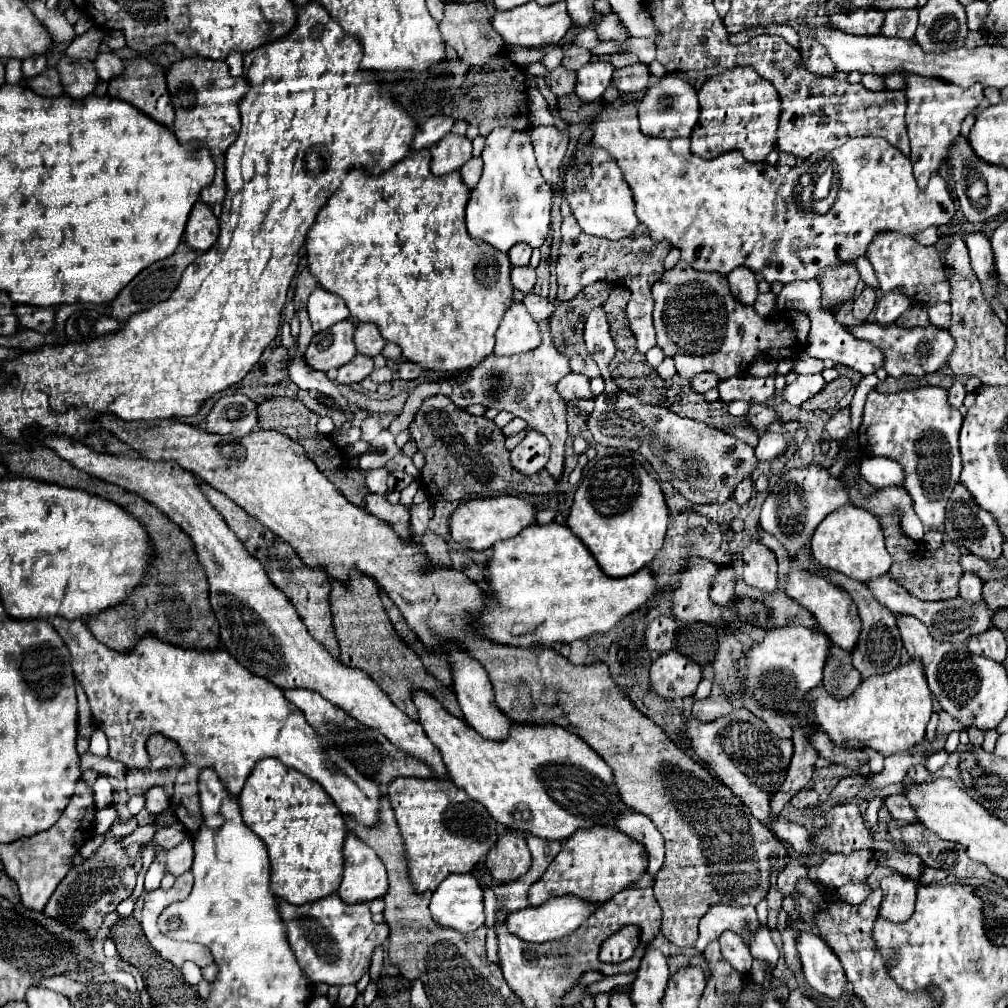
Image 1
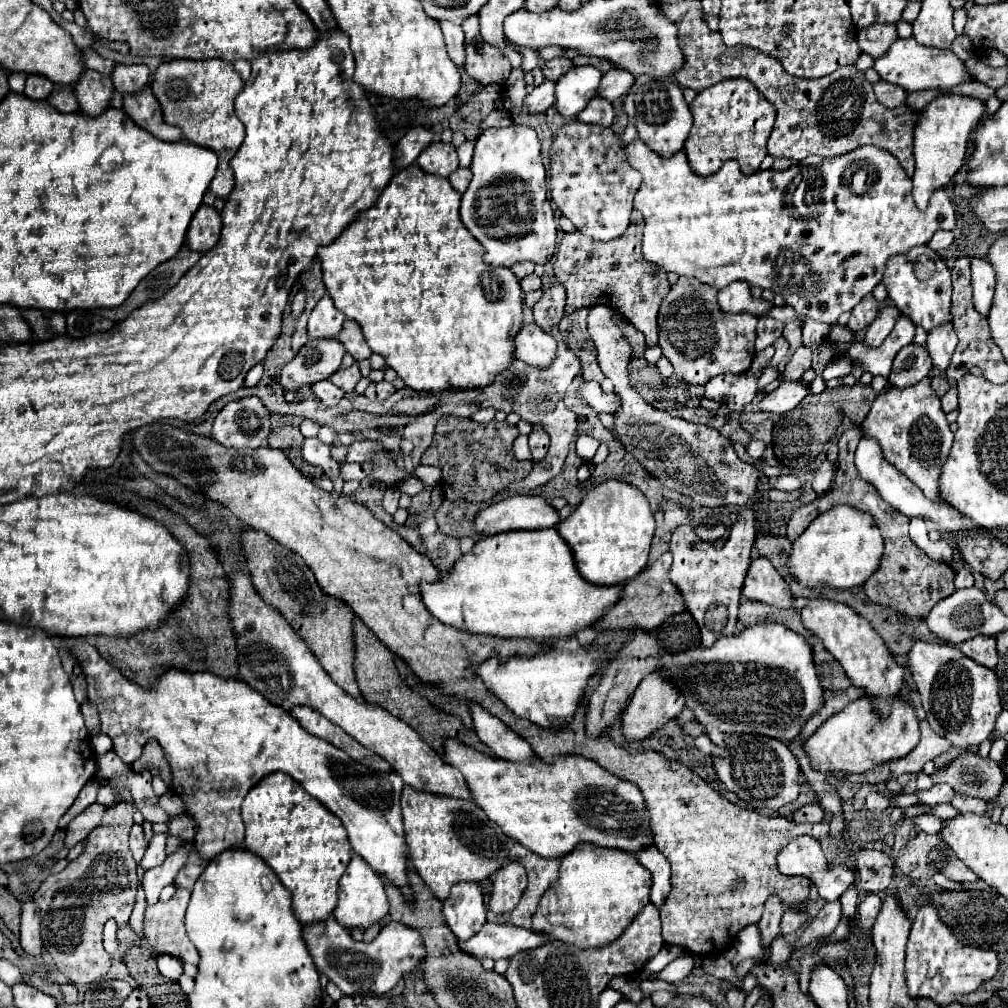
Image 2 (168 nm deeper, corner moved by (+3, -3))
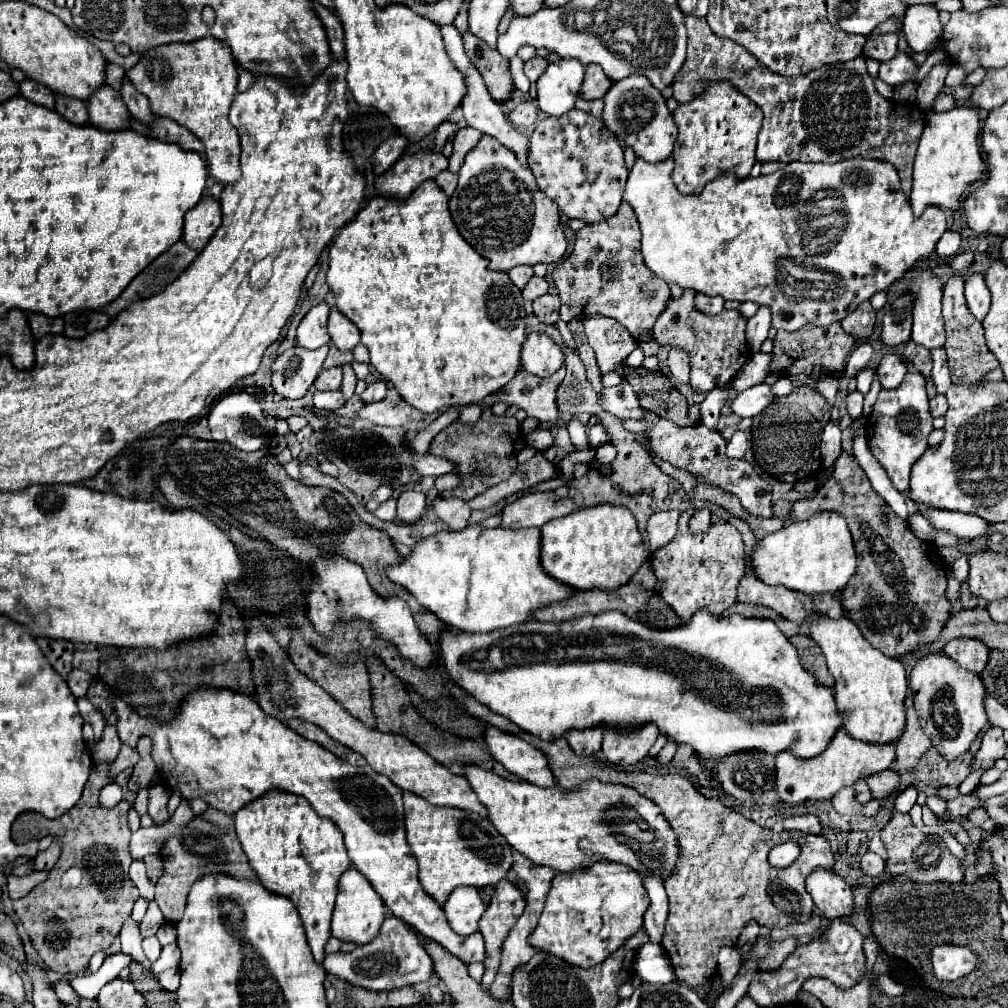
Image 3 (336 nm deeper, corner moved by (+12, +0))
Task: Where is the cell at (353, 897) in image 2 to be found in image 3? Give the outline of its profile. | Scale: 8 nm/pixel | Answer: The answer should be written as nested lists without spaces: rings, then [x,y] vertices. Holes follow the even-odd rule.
[[[348,868],[348,872],[344,872],[340,880],[340,890],[332,916],[332,936],[342,942],[354,942],[356,946],[368,944],[376,938],[386,914],[388,910],[382,898],[370,886],[370,882],[360,872],[356,872],[356,868]]]

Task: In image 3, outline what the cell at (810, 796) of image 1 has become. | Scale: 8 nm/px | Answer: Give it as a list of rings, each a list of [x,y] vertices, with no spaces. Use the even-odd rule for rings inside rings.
[[[804,814],[804,816],[792,816],[784,820],[784,830],[800,830],[806,834],[820,834],[822,826],[814,814]]]

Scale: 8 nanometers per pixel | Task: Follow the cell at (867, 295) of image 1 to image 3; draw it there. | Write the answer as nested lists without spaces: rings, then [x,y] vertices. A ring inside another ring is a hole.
[[[870,302],[858,306],[856,312],[852,312],[846,320],[842,320],[842,328],[858,340],[868,340],[874,332],[874,324],[876,324],[876,312]]]

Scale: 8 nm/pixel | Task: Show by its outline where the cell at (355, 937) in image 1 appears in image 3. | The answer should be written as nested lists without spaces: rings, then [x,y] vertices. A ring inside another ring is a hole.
[[[394,916],[384,920],[378,936],[370,944],[358,946],[348,954],[342,952],[328,954],[324,958],[324,968],[328,974],[344,982],[358,984],[362,988],[372,988],[374,992],[386,992],[386,990],[396,990],[418,982],[426,982],[434,974],[434,962],[426,952],[426,948],[420,944],[416,930]]]

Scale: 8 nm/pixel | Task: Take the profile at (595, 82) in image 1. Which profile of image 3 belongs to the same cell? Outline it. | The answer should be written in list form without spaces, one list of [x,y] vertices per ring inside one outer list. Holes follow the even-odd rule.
[[[558,60],[548,64],[538,78],[538,106],[550,116],[562,116],[574,108],[578,88],[584,80],[584,66],[578,60]]]

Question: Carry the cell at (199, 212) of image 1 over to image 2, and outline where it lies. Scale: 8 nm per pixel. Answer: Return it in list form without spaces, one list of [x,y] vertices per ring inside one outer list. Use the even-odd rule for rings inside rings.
[[[201,205],[189,223],[187,245],[199,253],[205,253],[217,245],[219,233],[221,233],[221,215],[215,211],[215,207]]]

